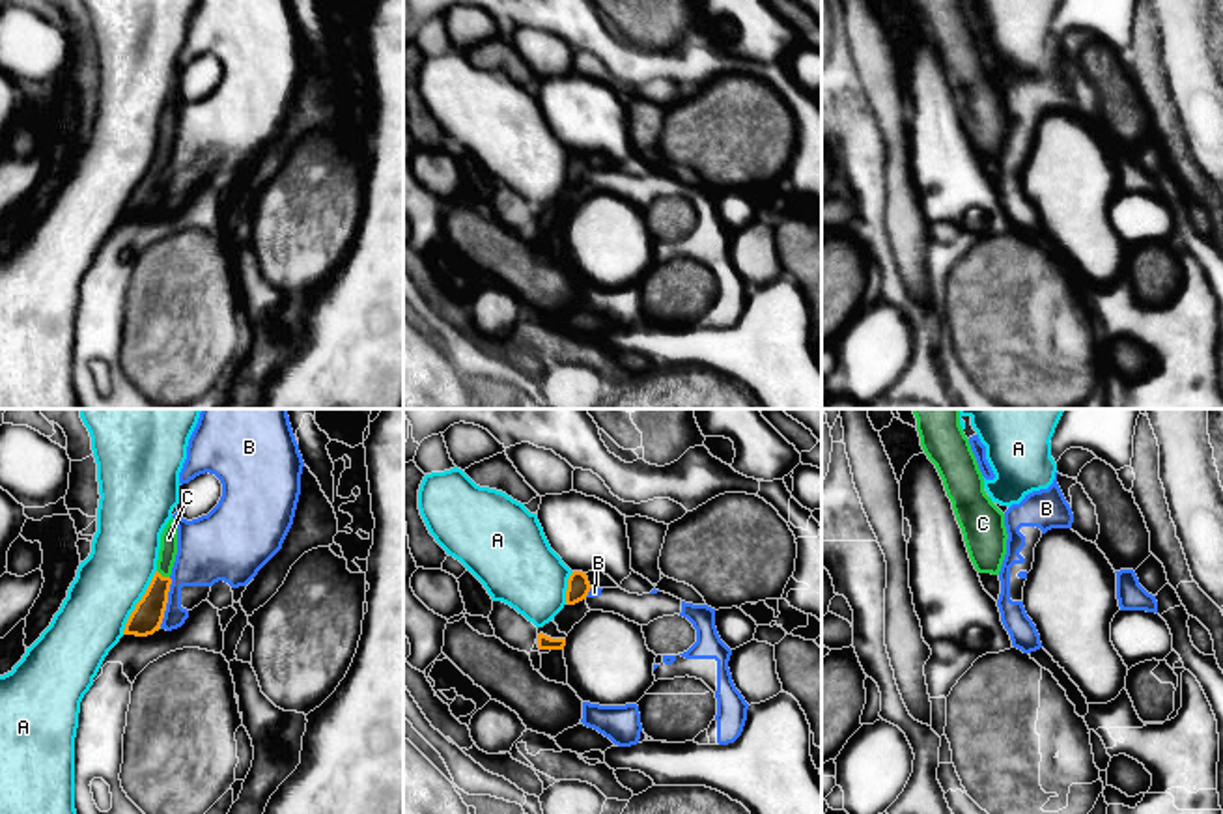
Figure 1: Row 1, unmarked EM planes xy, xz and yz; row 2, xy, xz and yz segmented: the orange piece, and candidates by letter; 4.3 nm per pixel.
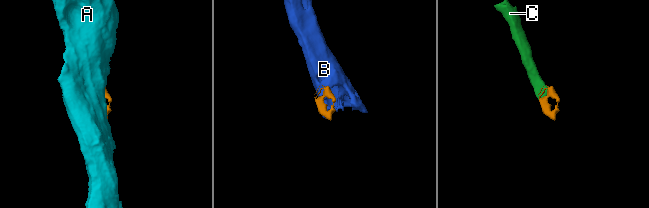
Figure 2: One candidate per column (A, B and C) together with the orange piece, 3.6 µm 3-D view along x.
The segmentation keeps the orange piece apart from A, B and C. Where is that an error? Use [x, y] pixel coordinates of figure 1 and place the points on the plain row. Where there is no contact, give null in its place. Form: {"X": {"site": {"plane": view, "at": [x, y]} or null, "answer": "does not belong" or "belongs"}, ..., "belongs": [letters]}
{"A": {"site": {"plane": "xy", "at": [139, 183]}, "answer": "does not belong"}, "B": {"site": {"plane": "xy", "at": [167, 183]}, "answer": "does not belong"}, "C": {"site": {"plane": "xy", "at": [161, 157]}, "answer": "belongs"}, "belongs": ["C"]}

